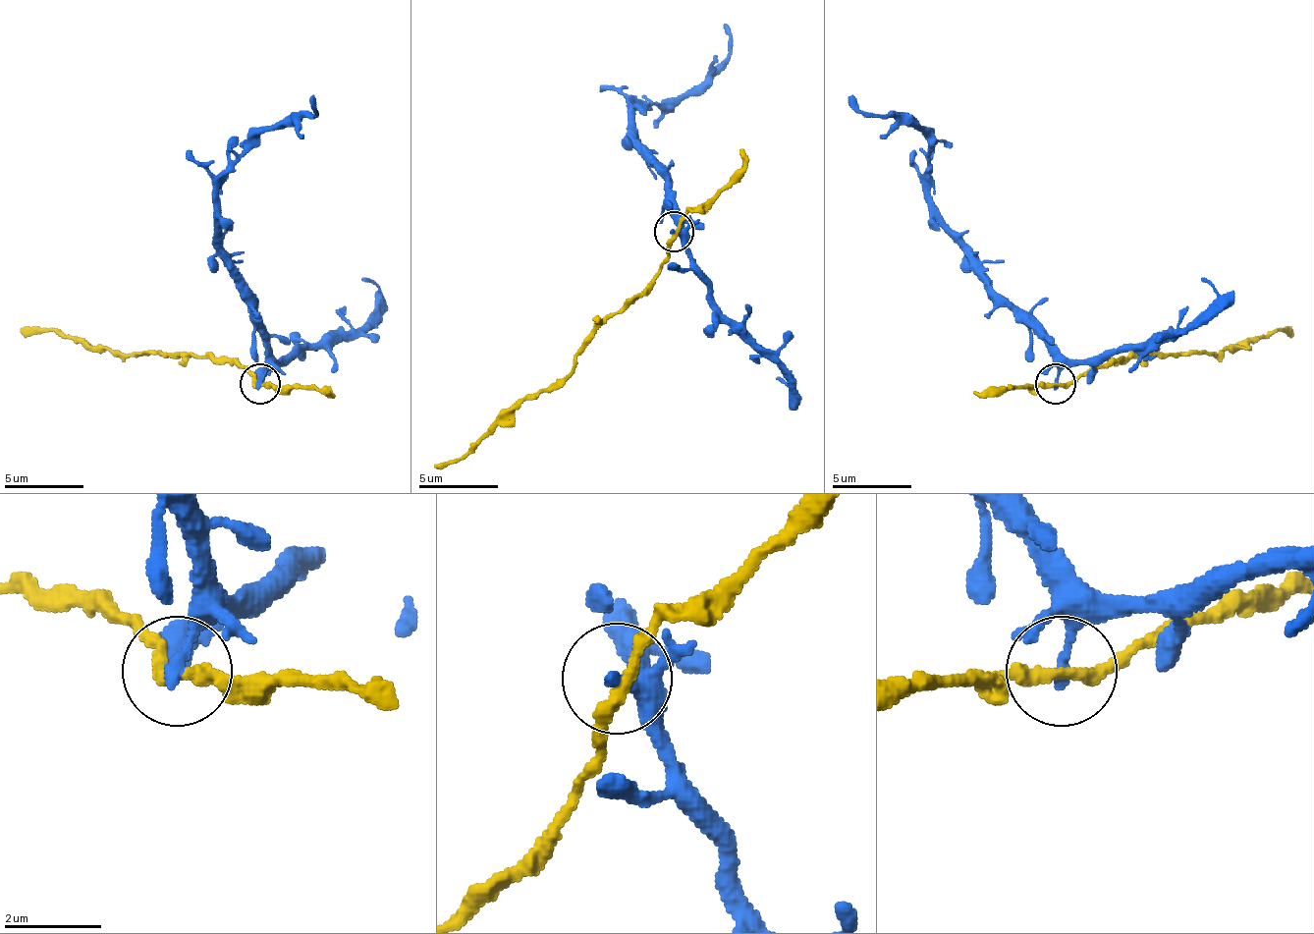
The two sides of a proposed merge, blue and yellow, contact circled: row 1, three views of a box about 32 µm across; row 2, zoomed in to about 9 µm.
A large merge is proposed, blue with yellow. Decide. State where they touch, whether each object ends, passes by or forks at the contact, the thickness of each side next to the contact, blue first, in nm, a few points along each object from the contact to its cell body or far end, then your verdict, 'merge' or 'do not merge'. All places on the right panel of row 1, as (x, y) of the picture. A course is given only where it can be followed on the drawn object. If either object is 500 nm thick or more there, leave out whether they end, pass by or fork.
place (1056, 384); blue ends; yellow passes by; calibres 240 and 280 nm; course blue (1057, 383), (1057, 355), (993, 291), (989, 271), (933, 203), (929, 139), (881, 116), (865, 116), (849, 95); course yellow (1057, 383), (1076, 383), (1109, 362), (1156, 355), (1208, 355), (1220, 351), (1240, 351), (1291, 327); do not merge

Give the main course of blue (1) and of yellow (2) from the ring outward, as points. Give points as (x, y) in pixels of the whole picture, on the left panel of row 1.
1: (260, 383), (264, 355), (260, 315), (241, 291), (221, 227), (221, 175), (256, 139), (312, 116), (312, 95)
2: (260, 383), (233, 362), (181, 355), (89, 351), (45, 331), (22, 327)

